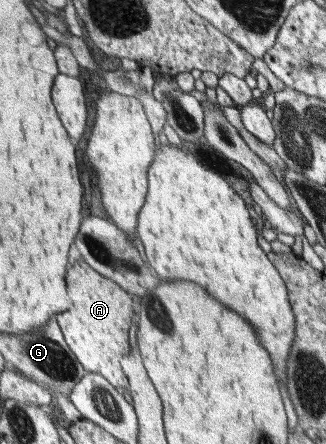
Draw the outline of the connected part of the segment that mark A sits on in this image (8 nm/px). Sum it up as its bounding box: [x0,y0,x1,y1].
[53,257,133,389]

